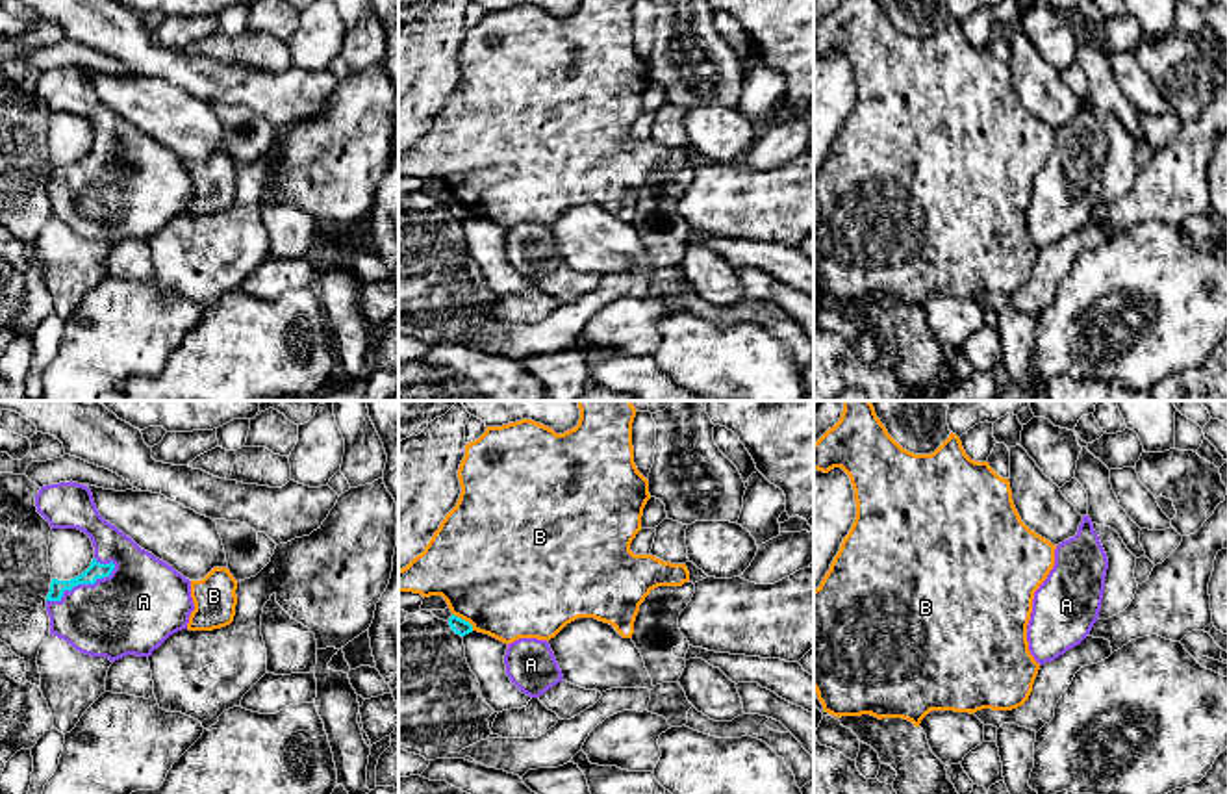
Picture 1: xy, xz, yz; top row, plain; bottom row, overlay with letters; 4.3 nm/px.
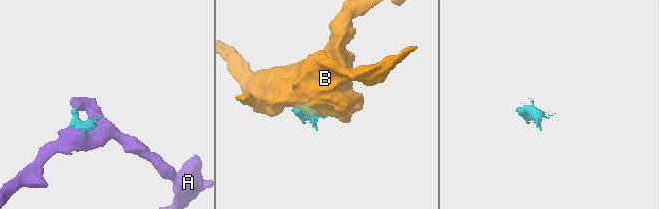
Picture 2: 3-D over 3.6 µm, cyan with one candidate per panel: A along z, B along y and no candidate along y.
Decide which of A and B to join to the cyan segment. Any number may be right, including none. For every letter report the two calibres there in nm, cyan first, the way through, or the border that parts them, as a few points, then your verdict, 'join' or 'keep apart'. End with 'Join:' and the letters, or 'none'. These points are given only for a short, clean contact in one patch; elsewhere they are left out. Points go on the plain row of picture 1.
A: 70 nm thick on the cyan side, 360 nm on the other; join
B: 70 nm thick on the cyan side, 500 nm on the other; keep apart
Join: A

